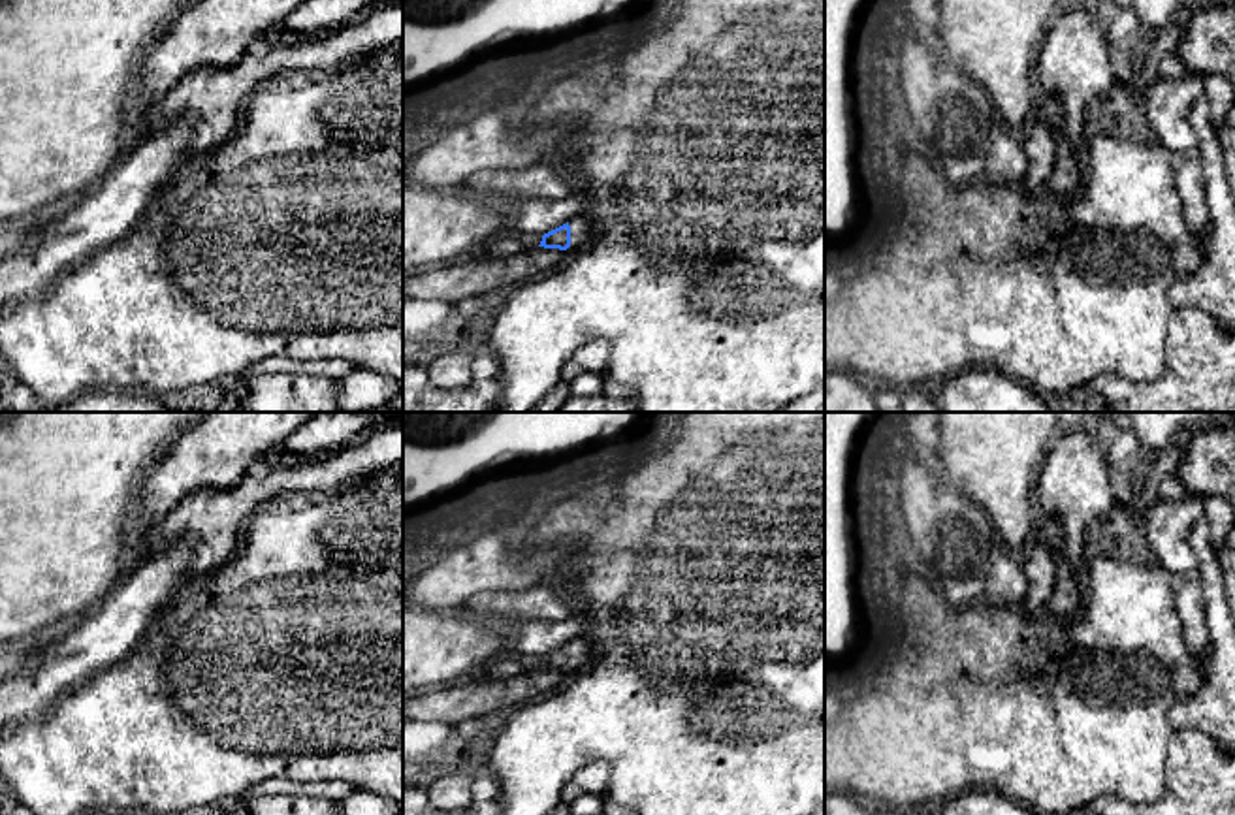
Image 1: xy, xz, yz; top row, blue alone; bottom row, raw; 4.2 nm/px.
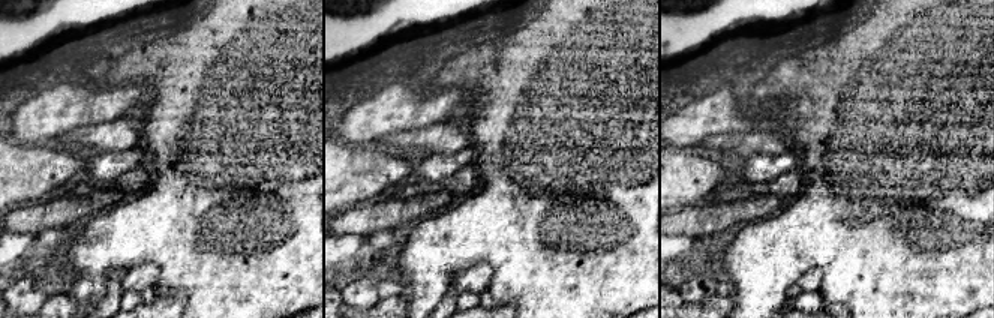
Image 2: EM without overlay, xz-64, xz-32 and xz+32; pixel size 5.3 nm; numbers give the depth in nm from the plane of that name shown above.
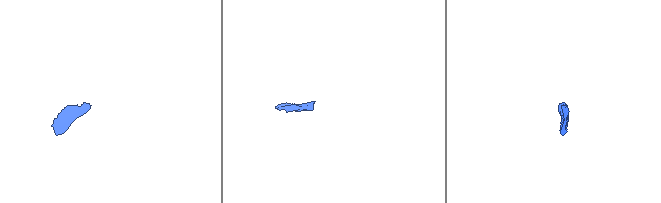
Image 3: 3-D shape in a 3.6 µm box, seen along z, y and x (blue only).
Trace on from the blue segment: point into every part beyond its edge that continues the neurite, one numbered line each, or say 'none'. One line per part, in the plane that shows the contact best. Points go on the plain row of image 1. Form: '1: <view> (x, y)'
1: xz (580, 652)

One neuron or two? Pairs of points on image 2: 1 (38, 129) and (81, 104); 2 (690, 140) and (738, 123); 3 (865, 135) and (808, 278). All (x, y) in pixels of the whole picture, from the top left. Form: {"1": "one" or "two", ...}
{"1": "one", "2": "one", "3": "two"}

